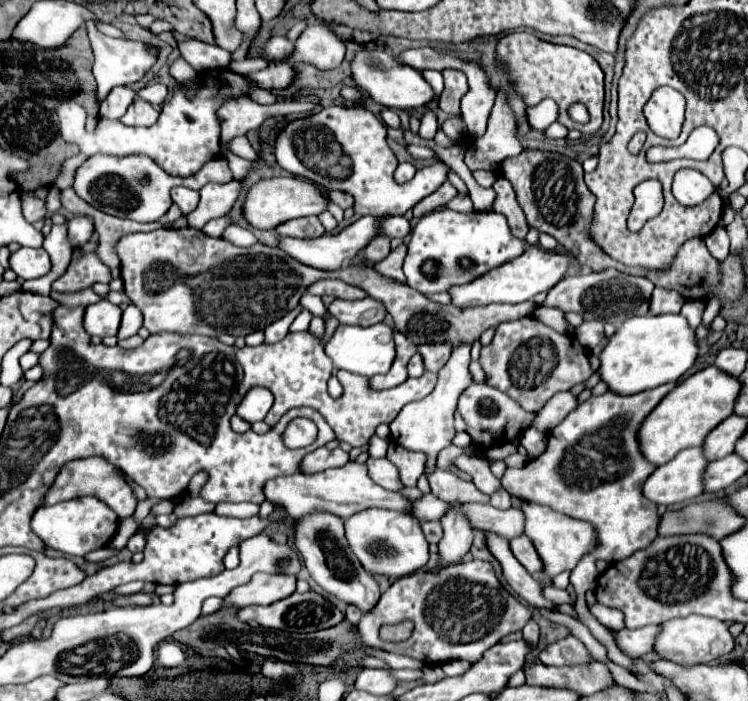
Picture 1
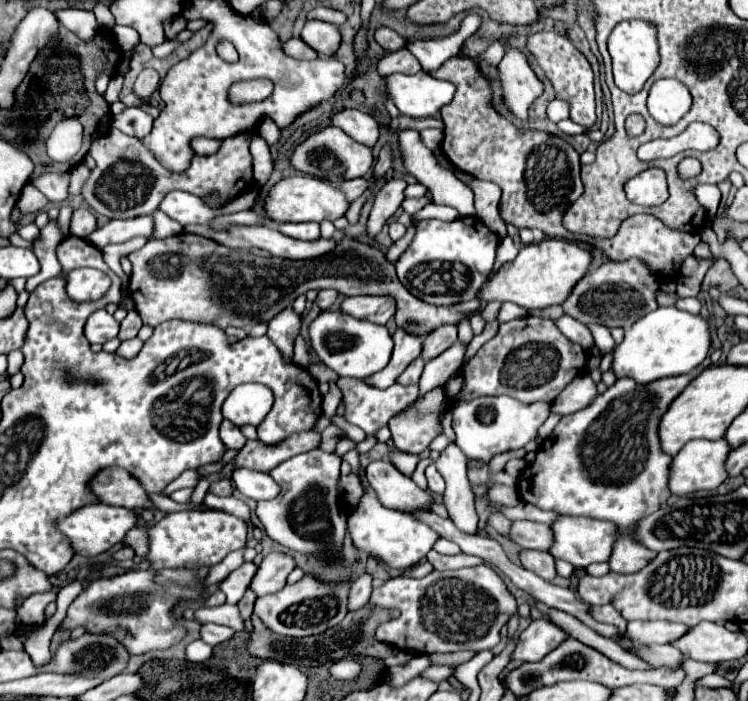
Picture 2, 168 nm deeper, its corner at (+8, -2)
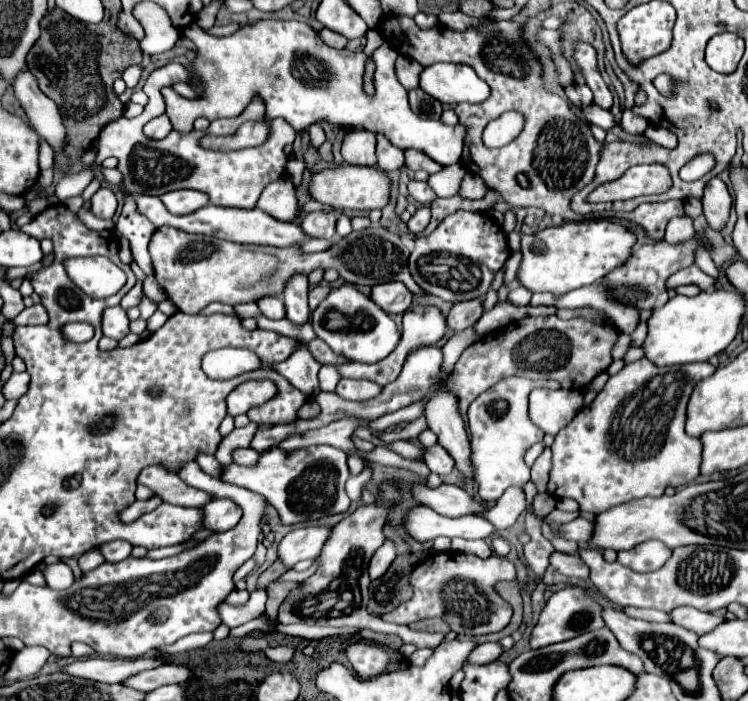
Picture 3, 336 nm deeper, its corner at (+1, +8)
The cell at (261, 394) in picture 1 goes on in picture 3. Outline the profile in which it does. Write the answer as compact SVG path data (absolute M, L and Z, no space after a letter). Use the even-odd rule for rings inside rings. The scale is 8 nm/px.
M269 379L245 381L227 395L227 413L233 417L246 414L249 409L267 403L271 397L275 397L275 393L277 385Z

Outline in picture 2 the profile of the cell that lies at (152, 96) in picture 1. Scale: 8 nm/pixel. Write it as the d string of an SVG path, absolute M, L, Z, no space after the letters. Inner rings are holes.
M114 75L114 77L110 79L110 85L108 85L108 91L106 91L104 99L108 99L108 103L114 103L114 101L118 101L120 89L122 89L122 75Z

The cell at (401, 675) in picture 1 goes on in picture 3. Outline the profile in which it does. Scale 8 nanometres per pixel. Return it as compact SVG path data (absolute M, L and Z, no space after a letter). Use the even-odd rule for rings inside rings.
M483 643L483 645L477 645L469 653L467 661L471 661L473 665L487 665L487 663L495 661L501 653L503 653L503 649L499 647L499 643Z

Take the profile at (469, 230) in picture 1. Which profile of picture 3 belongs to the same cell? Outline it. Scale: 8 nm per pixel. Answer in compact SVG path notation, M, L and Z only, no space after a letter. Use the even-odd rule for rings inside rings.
M455 211L447 215L431 235L415 241L409 255L409 271L421 289L425 289L429 295L441 297L443 301L459 303L483 299L509 253L511 249L507 235L489 213Z

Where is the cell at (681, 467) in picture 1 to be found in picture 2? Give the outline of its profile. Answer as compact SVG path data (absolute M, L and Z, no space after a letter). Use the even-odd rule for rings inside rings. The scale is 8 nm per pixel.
M696 439L692 443L686 443L680 449L680 453L674 455L670 483L668 483L670 491L674 495L688 495L688 493L702 491L702 489L716 489L728 477L728 473L726 473L726 459L728 459L730 451L732 451L732 447L728 445L726 439L718 439L718 441Z

